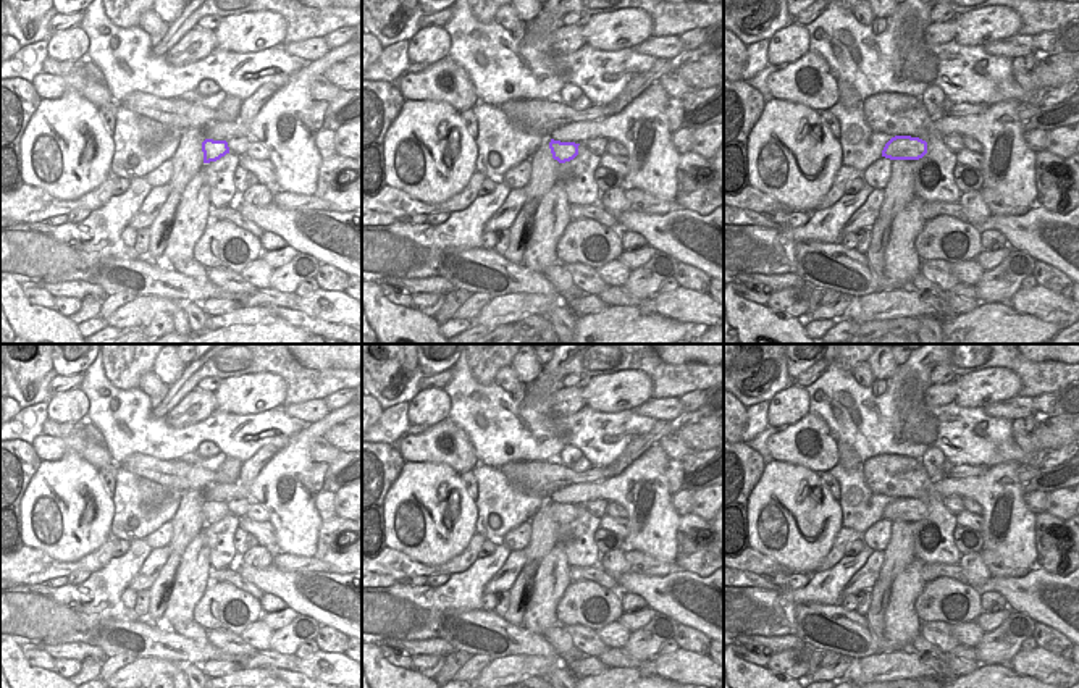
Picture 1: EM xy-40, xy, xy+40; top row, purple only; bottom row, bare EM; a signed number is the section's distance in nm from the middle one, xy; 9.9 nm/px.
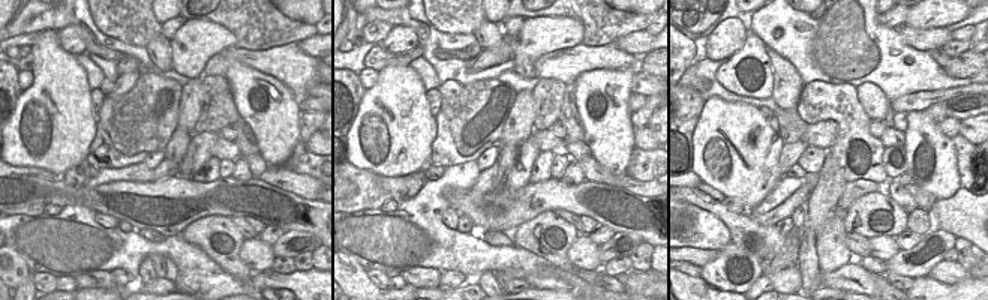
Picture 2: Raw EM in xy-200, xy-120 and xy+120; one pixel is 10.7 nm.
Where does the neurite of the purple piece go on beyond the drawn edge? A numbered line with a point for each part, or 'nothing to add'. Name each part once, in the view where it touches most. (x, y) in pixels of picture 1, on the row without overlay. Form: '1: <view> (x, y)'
nothing to add

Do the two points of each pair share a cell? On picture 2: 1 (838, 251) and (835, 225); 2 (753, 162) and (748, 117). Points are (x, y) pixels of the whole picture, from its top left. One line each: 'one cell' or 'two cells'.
1: one cell
2: one cell

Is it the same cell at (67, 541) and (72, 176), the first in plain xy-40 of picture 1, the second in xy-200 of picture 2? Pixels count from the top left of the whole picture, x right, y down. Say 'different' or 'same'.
different

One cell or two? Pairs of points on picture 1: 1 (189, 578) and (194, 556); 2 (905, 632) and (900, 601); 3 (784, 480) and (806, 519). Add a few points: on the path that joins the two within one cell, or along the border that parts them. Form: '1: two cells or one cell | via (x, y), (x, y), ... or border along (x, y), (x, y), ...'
1: one cell | via (193, 574), (194, 561)
2: one cell | via (902, 624), (900, 609)
3: one cell | via (784, 490), (797, 509)

